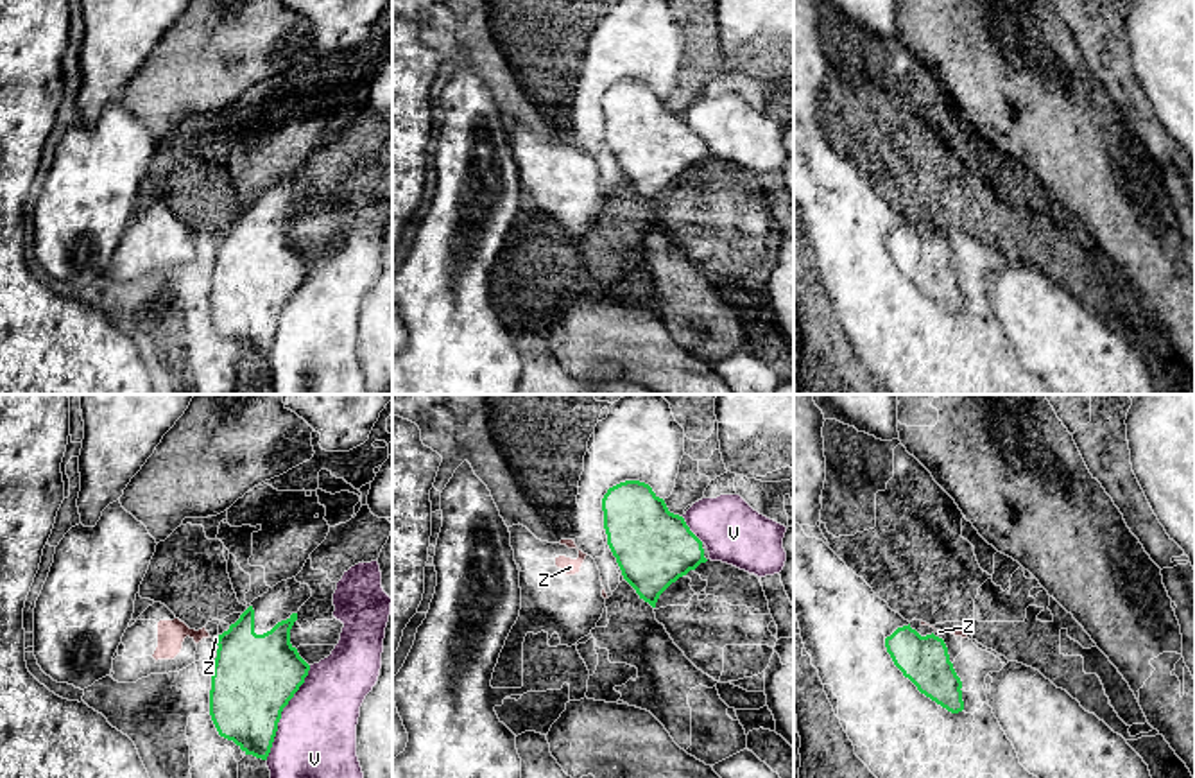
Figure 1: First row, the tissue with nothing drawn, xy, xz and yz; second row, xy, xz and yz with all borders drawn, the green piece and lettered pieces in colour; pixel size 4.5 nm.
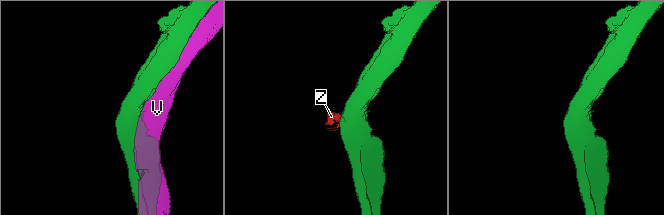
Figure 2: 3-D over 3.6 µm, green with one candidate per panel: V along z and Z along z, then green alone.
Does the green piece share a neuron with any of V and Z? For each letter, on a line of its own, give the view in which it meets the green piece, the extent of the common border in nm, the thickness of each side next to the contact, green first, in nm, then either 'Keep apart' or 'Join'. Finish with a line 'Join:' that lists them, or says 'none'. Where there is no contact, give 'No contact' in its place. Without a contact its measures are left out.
V: Touches green in xy. Shared border 460 nm. Thickness 380 nm (green) against 380 nm. Keep apart
Z: Touches green in xy. Shared border 30 nm. Thickness 380 nm (green) against 20 nm. Keep apart
Join: none

